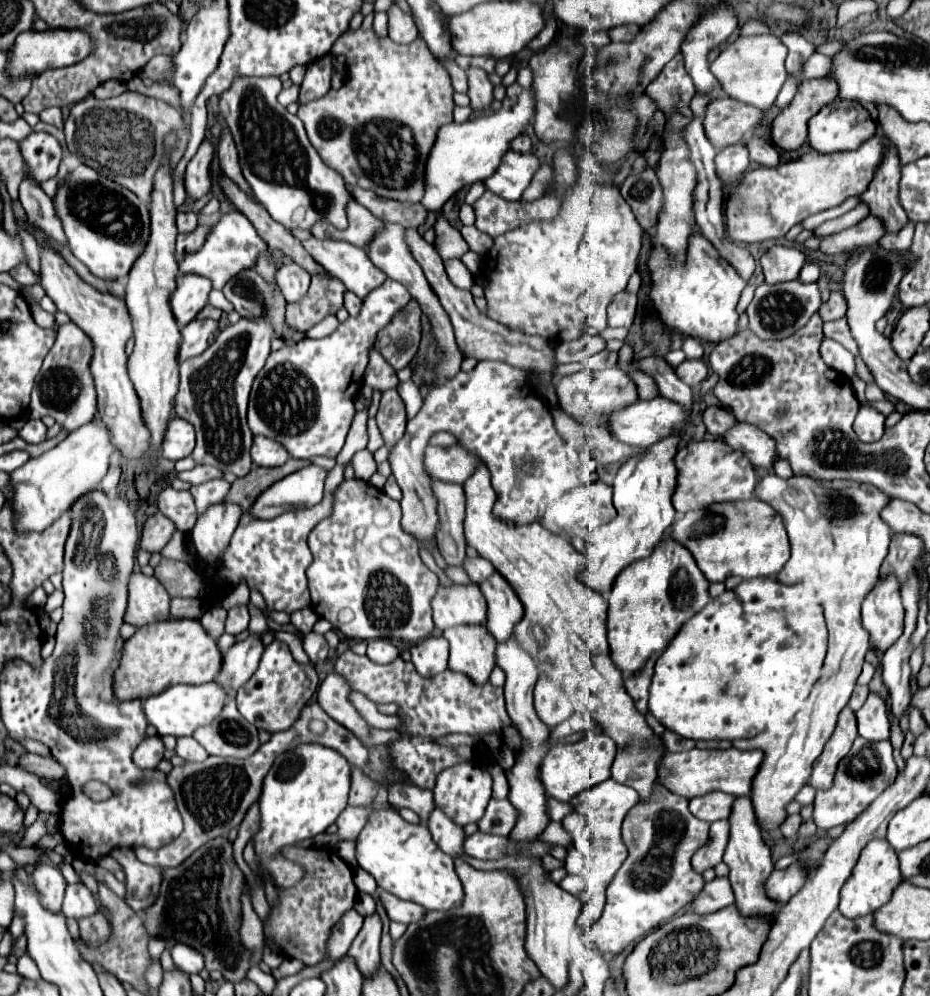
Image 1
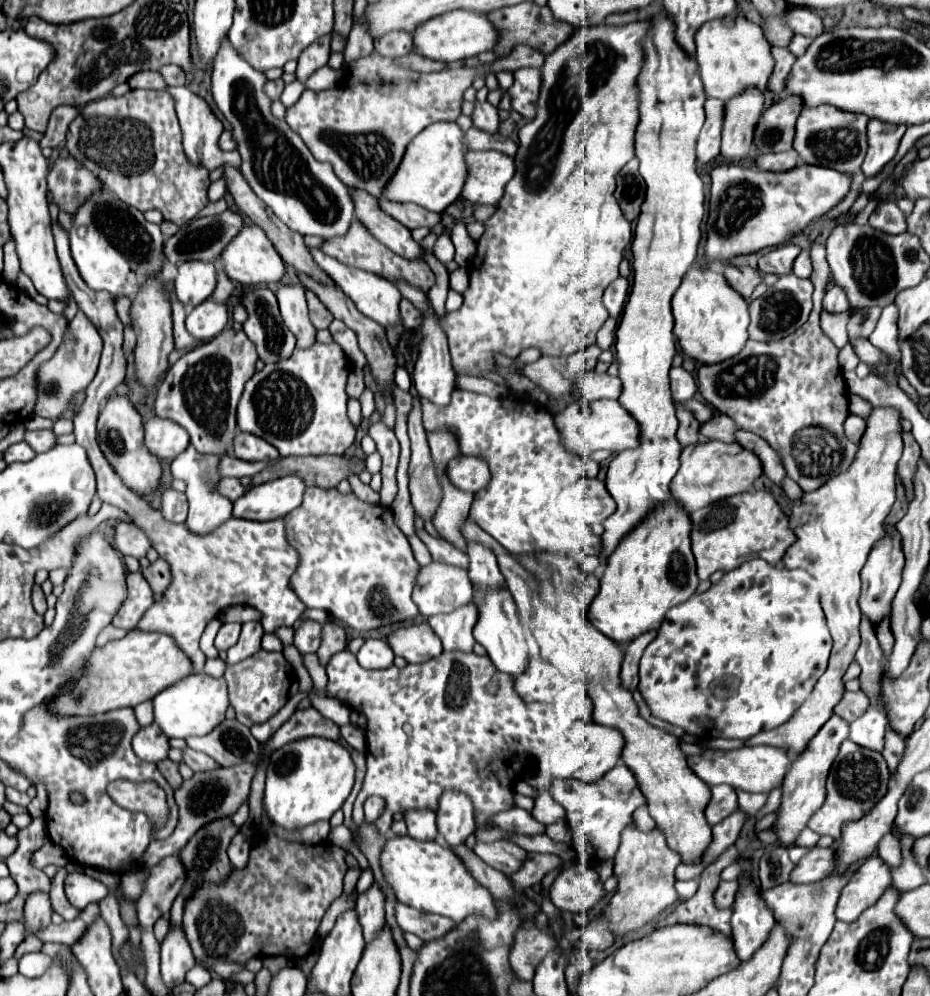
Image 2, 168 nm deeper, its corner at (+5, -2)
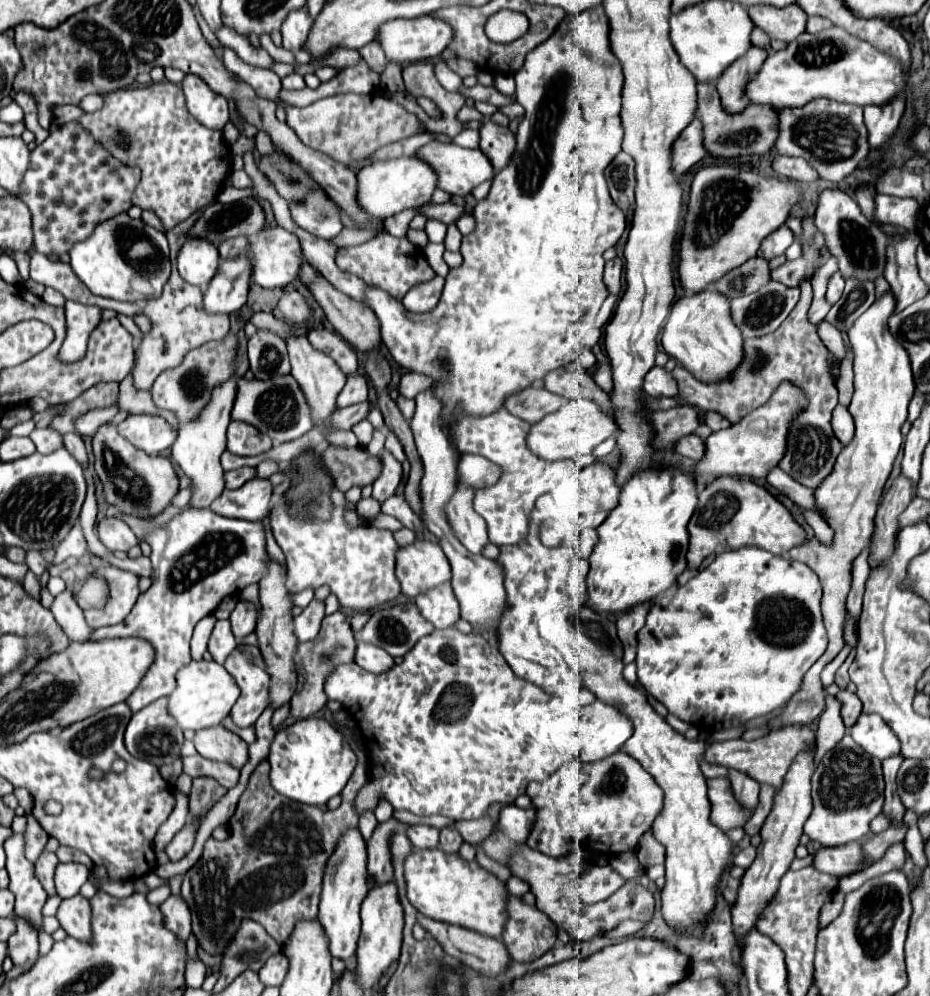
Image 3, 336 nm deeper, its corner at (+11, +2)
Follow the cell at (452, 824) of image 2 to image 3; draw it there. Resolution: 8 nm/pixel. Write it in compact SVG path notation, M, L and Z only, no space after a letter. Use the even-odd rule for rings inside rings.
M446 826L446 828L440 830L440 848L442 848L446 854L458 852L460 846L462 846L462 842L464 842L464 840L460 838L460 834L458 834L454 828Z

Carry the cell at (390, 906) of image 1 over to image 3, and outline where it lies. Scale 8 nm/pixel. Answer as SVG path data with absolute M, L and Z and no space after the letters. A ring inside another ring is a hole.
M430 918L420 920L420 924L440 942L440 946L450 958L470 966L480 974L496 976L510 962L510 954L496 938Z

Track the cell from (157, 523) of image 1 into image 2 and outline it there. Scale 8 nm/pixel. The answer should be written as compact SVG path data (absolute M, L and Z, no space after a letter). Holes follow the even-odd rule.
M120 522L120 524L116 526L114 546L116 546L124 556L142 558L142 556L146 556L146 552L152 548L152 542L150 542L148 534L146 534L140 526Z

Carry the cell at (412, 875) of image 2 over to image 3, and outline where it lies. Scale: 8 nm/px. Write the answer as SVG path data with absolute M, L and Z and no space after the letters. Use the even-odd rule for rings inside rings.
M440 848L434 850L414 850L404 862L406 872L406 884L408 884L408 898L412 906L416 906L418 912L432 920L442 920L446 924L456 924L492 938L500 938L504 932L504 924L508 920L508 898L510 892L506 888L506 882L496 878L492 872L484 870L478 862L466 862L458 854L444 854Z

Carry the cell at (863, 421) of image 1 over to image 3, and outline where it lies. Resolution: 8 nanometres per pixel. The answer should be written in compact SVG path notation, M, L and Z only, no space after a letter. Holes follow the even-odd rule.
M838 404L832 416L832 430L836 434L836 438L842 442L842 446L846 446L852 436L854 436L854 422L852 422L852 414L848 412L846 406Z

